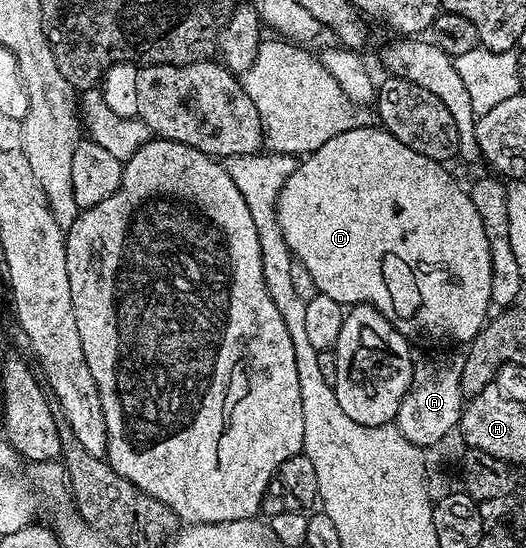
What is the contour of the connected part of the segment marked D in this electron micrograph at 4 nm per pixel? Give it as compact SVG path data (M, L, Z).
M358 126L343 134L335 134L335 138L327 138L319 150L308 153L298 163L277 199L277 221L287 246L293 252L293 259L301 260L303 266L307 266L307 274L311 274L317 291L327 294L327 298L335 298L335 302L343 306L370 304L411 342L422 340L425 344L433 344L429 346L465 346L477 337L491 316L491 250L475 202L471 202L468 191L464 187L461 189L460 182L445 168L448 167L442 161L423 158L423 154L411 150L411 146L403 146L399 138L380 126Z

